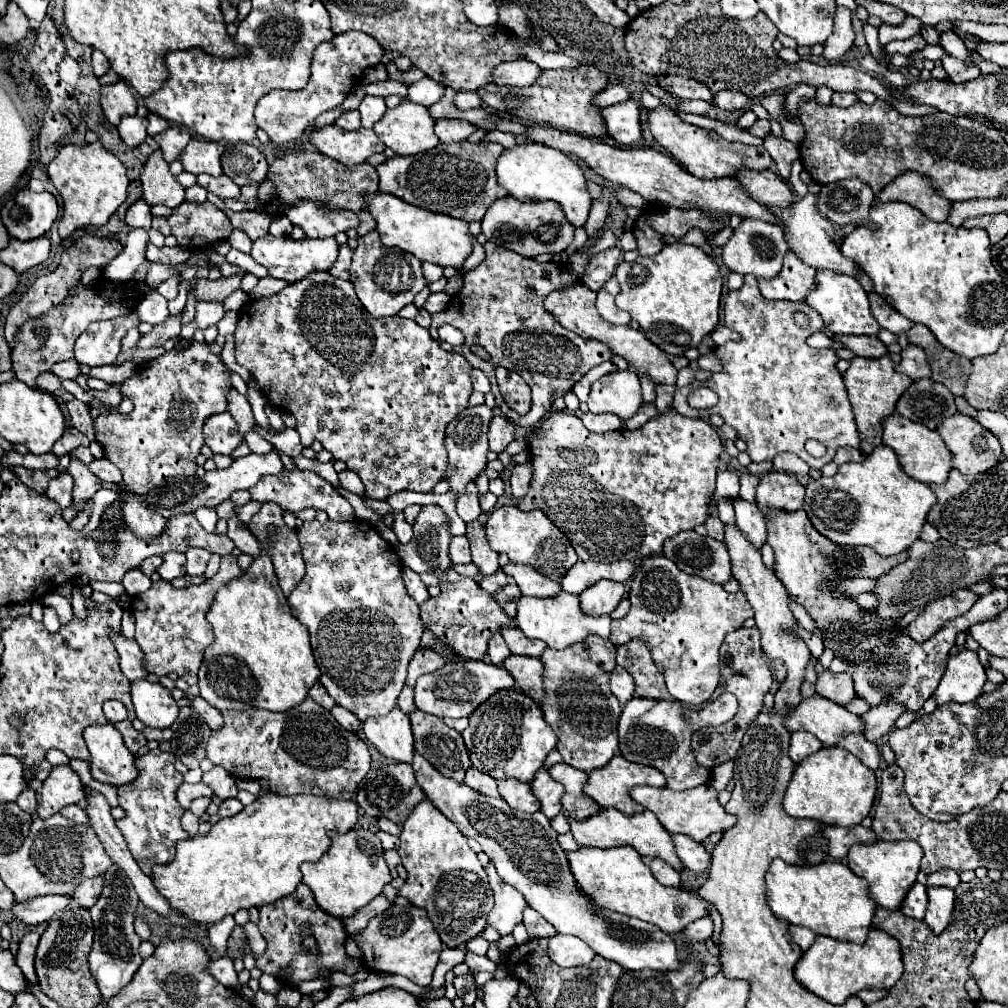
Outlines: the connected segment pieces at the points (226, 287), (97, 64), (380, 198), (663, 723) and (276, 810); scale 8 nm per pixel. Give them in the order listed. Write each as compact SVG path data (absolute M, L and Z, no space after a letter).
M233 274L229 278L221 276L217 280L203 278L197 284L193 284L195 296L197 296L197 300L205 300L205 302L223 302L233 290L237 290L241 286L243 276L245 274Z
M93 50L93 72L95 72L95 76L107 74L107 70L109 70L109 60L101 52Z
M369 194L369 212L377 220L377 232L381 234L381 242L385 246L397 246L405 252L415 254L421 262L433 262L439 266L463 266L465 258L471 254L475 236L469 232L469 222L461 218L451 218L445 214L435 214L423 208L415 208L397 196L391 194Z
M729 692L721 694L713 702L699 710L689 710L677 702L657 702L645 698L633 698L623 706L619 718L619 750L629 762L647 764L661 770L667 776L667 788L687 790L709 782L709 770L695 762L691 750L691 734L705 726L719 726L729 722L737 714L737 698Z
M267 792L265 796L257 798L253 804L245 806L239 814L235 814L235 816L231 816L231 818L225 818L225 820L221 818L215 826L211 826L211 830L209 830L205 836L195 836L195 838L191 838L191 840L181 840L181 842L177 842L177 856L175 856L175 860L169 862L169 864L163 864L163 866L155 866L155 868L153 868L153 880L157 882L157 888L161 890L161 894L165 894L165 898L167 898L177 910L181 910L185 916L193 918L193 920L199 922L199 924L213 924L213 922L219 922L219 920L221 920L223 916L227 916L227 914L235 914L239 908L253 908L253 906L261 906L261 904L271 904L271 902L279 900L279 898L291 894L291 892L295 890L295 886L301 882L299 866L301 866L303 862L317 862L317 860L329 850L331 840L329 840L327 832L333 830L333 828L335 828L337 832L349 832L349 830L353 830L355 824L357 824L357 816L359 816L359 812L357 812L357 804L355 804L353 800L331 800L331 798L327 798L327 796L303 796L303 794L301 794L301 796L277 796L277 794L273 794L273 792Z

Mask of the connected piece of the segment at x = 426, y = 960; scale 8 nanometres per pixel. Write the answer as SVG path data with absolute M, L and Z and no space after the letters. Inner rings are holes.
M393 906L389 912L379 914L369 920L367 928L351 934L361 952L361 962L371 972L385 974L401 974L413 980L419 986L429 986L433 978L433 970L439 962L439 954L443 950L443 942L429 920L427 912L417 906L399 908Z

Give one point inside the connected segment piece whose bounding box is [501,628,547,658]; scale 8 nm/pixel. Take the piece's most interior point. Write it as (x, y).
(518, 643)

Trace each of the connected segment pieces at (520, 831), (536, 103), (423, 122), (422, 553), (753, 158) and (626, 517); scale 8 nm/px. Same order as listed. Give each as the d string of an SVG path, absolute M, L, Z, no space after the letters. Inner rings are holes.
M416 752L413 757L413 770L415 770L415 778L417 778L419 786L425 790L427 798L431 798L431 802L437 804L437 808L451 822L457 824L457 828L463 832L463 836L471 836L481 844L483 852L487 852L487 856L495 864L497 874L501 876L501 880L505 884L517 888L525 896L527 906L537 910L549 924L555 926L557 932L573 934L573 936L581 938L599 956L621 964L625 970L645 970L645 968L651 968L651 970L679 970L681 968L681 960L677 958L675 942L671 940L671 936L667 932L659 930L657 926L653 926L649 922L641 922L637 918L629 918L625 914L601 908L587 894L583 894L583 890L577 886L575 876L569 868L567 852L557 842L557 832L551 828L551 822L545 818L543 812L525 814L525 812L513 810L505 804L505 800L495 800L495 798L477 794L473 788L469 788L465 784L457 784L455 780L443 778L421 754Z
M579 64L577 68L563 68L563 70L541 70L535 84L527 88L507 88L497 84L487 84L477 90L481 100L499 110L519 116L521 120L529 120L535 124L545 124L549 128L577 132L587 138L609 140L605 120L601 116L601 108L593 104L593 98L609 86L609 76L593 64Z
M401 100L399 106L387 110L373 130L395 154L411 156L439 146L433 126L435 118L429 114L429 108L411 100Z
M437 504L423 506L415 520L413 530L415 530L415 534L413 534L411 542L397 546L397 554L403 562L403 566L409 566L413 572L431 572L435 576L447 574L453 566L451 558L449 558L449 544L451 544L453 536L449 532L449 516L443 512L443 508Z
M655 108L649 112L649 128L655 136L655 140L671 152L671 156L685 166L687 172L691 172L697 178L703 180L715 180L715 178L735 178L735 174L743 168L747 170L767 170L773 162L769 152L763 146L745 146L739 142L727 142L721 136L713 136L709 130L695 128L693 124L683 122L673 110L669 108Z
M669 408L667 412L659 412L655 418L651 418L647 424L643 424L637 430L625 430L623 428L623 430L613 430L613 432L605 432L605 434L595 434L583 426L583 422L577 414L573 414L569 410L555 410L555 412L551 412L551 416L545 422L539 424L539 428L541 428L541 434L531 436L531 440L529 440L529 454L531 454L531 462L533 462L531 488L529 488L527 496L519 500L517 506L525 512L535 510L535 508L543 510L549 516L549 520L569 538L571 546L575 548L575 552L581 560L595 560L595 562L633 560L633 562L639 562L645 556L659 554L663 550L665 540L673 538L681 530L693 530L697 524L703 524L705 518L709 516L709 504L713 500L719 456L723 452L723 442L721 442L717 430L709 422L685 418L685 416L677 414L673 408Z

